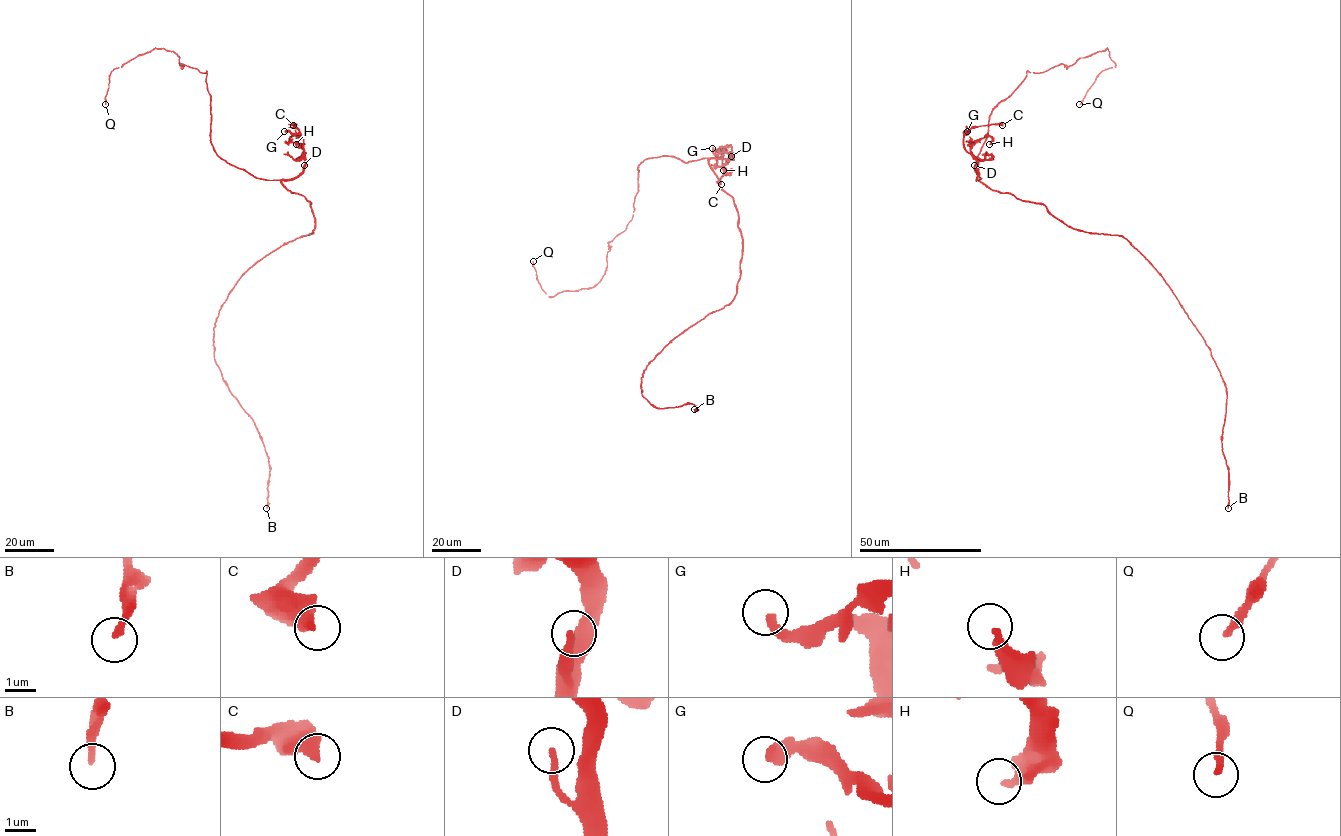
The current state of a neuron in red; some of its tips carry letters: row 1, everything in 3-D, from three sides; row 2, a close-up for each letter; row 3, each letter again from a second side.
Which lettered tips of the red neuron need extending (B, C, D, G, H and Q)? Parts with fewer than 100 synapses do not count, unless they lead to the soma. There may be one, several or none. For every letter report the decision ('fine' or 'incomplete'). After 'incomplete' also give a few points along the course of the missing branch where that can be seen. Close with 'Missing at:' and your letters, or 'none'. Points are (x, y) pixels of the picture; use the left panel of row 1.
B: fine
C: fine
D: fine
G: fine
H: fine
Q: incomplete; course (105, 104), (100, 129), (79, 160), (75, 174), (44, 216), (27, 192), (4, 187), (2, 198)
Missing at: Q

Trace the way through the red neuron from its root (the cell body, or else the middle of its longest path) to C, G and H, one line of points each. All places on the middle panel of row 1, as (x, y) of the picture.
C: (738, 215), (734, 199), (719, 185), (709, 162), (712, 158), (732, 159), (731, 145), (723, 150), (721, 184)
G: (738, 215), (734, 199), (719, 185), (709, 162), (712, 158), (732, 159), (731, 145), (712, 148)
H: (738, 215), (709, 162), (732, 159), (731, 152), (718, 154), (717, 165), (723, 170)

